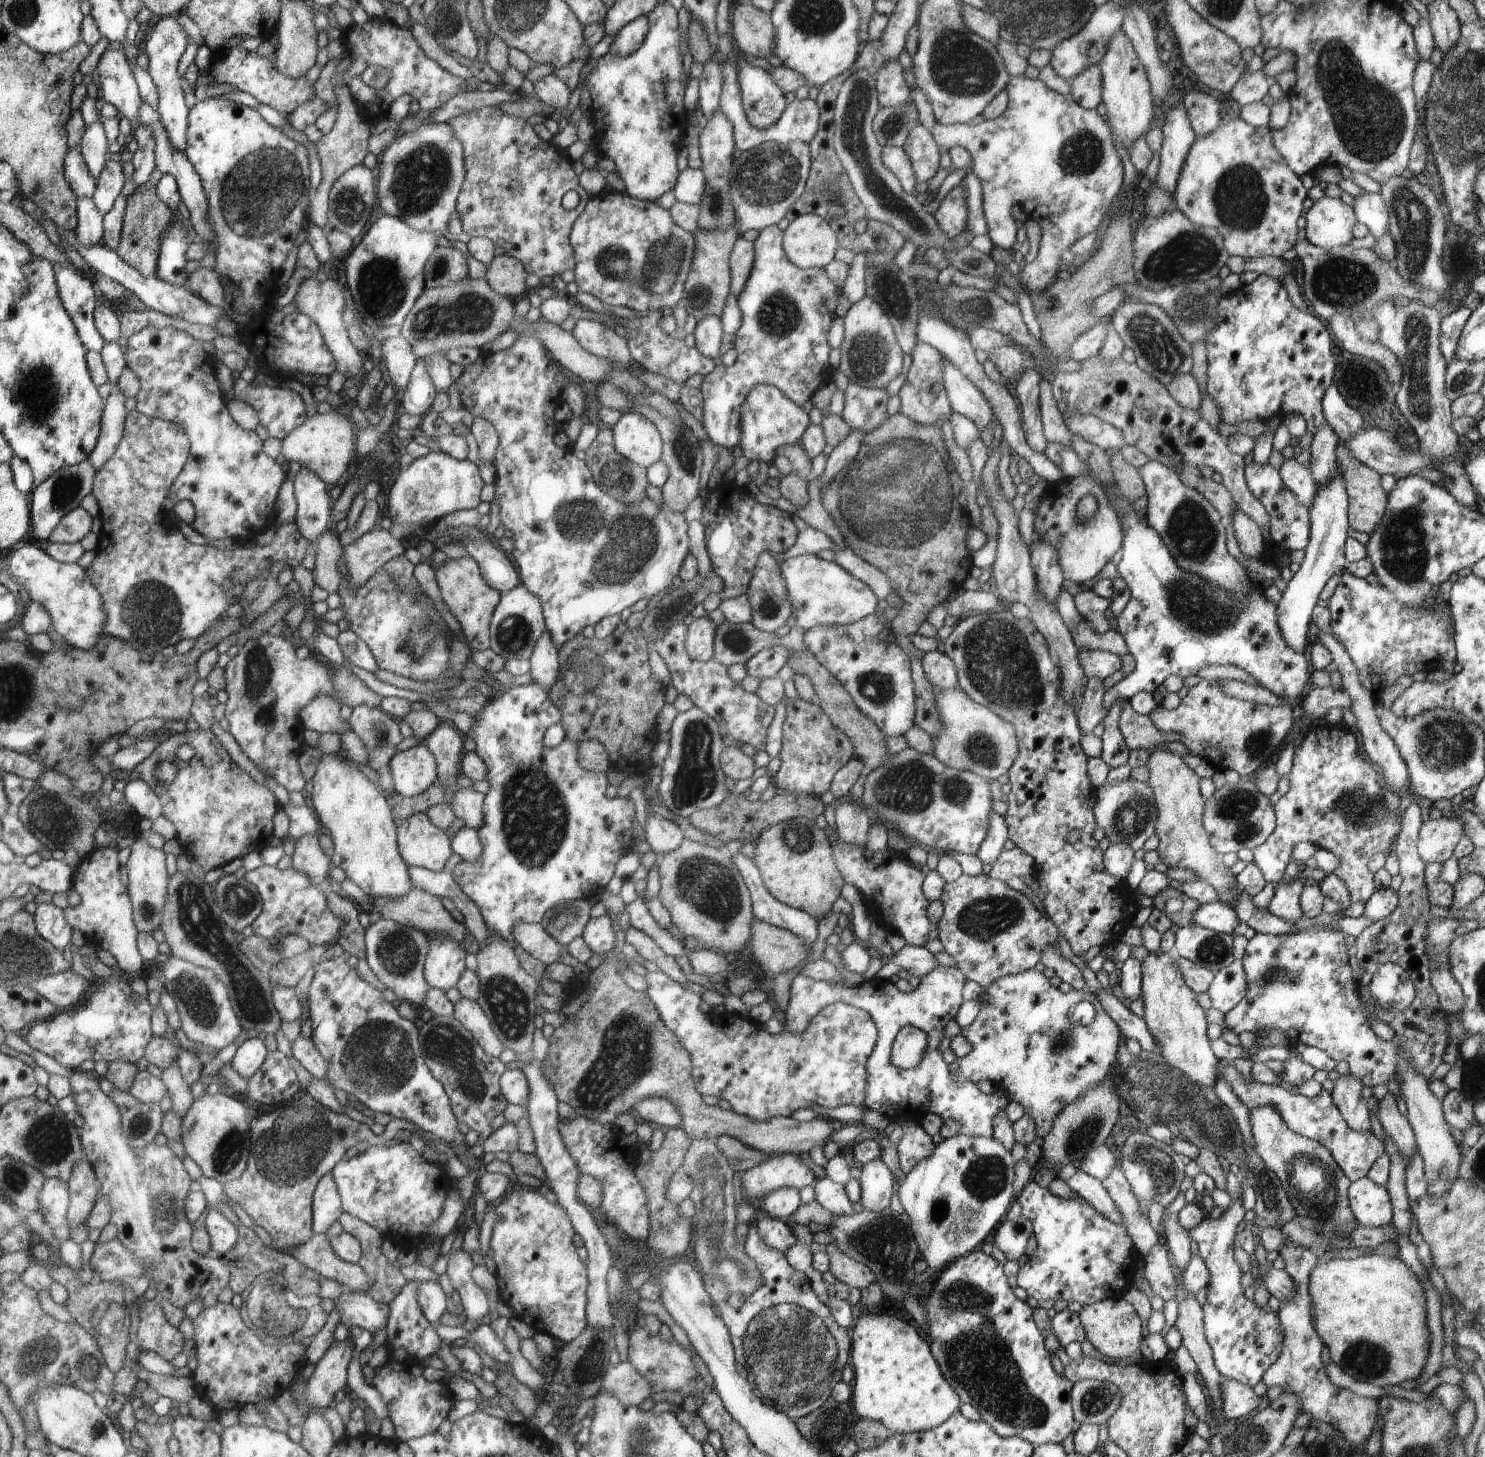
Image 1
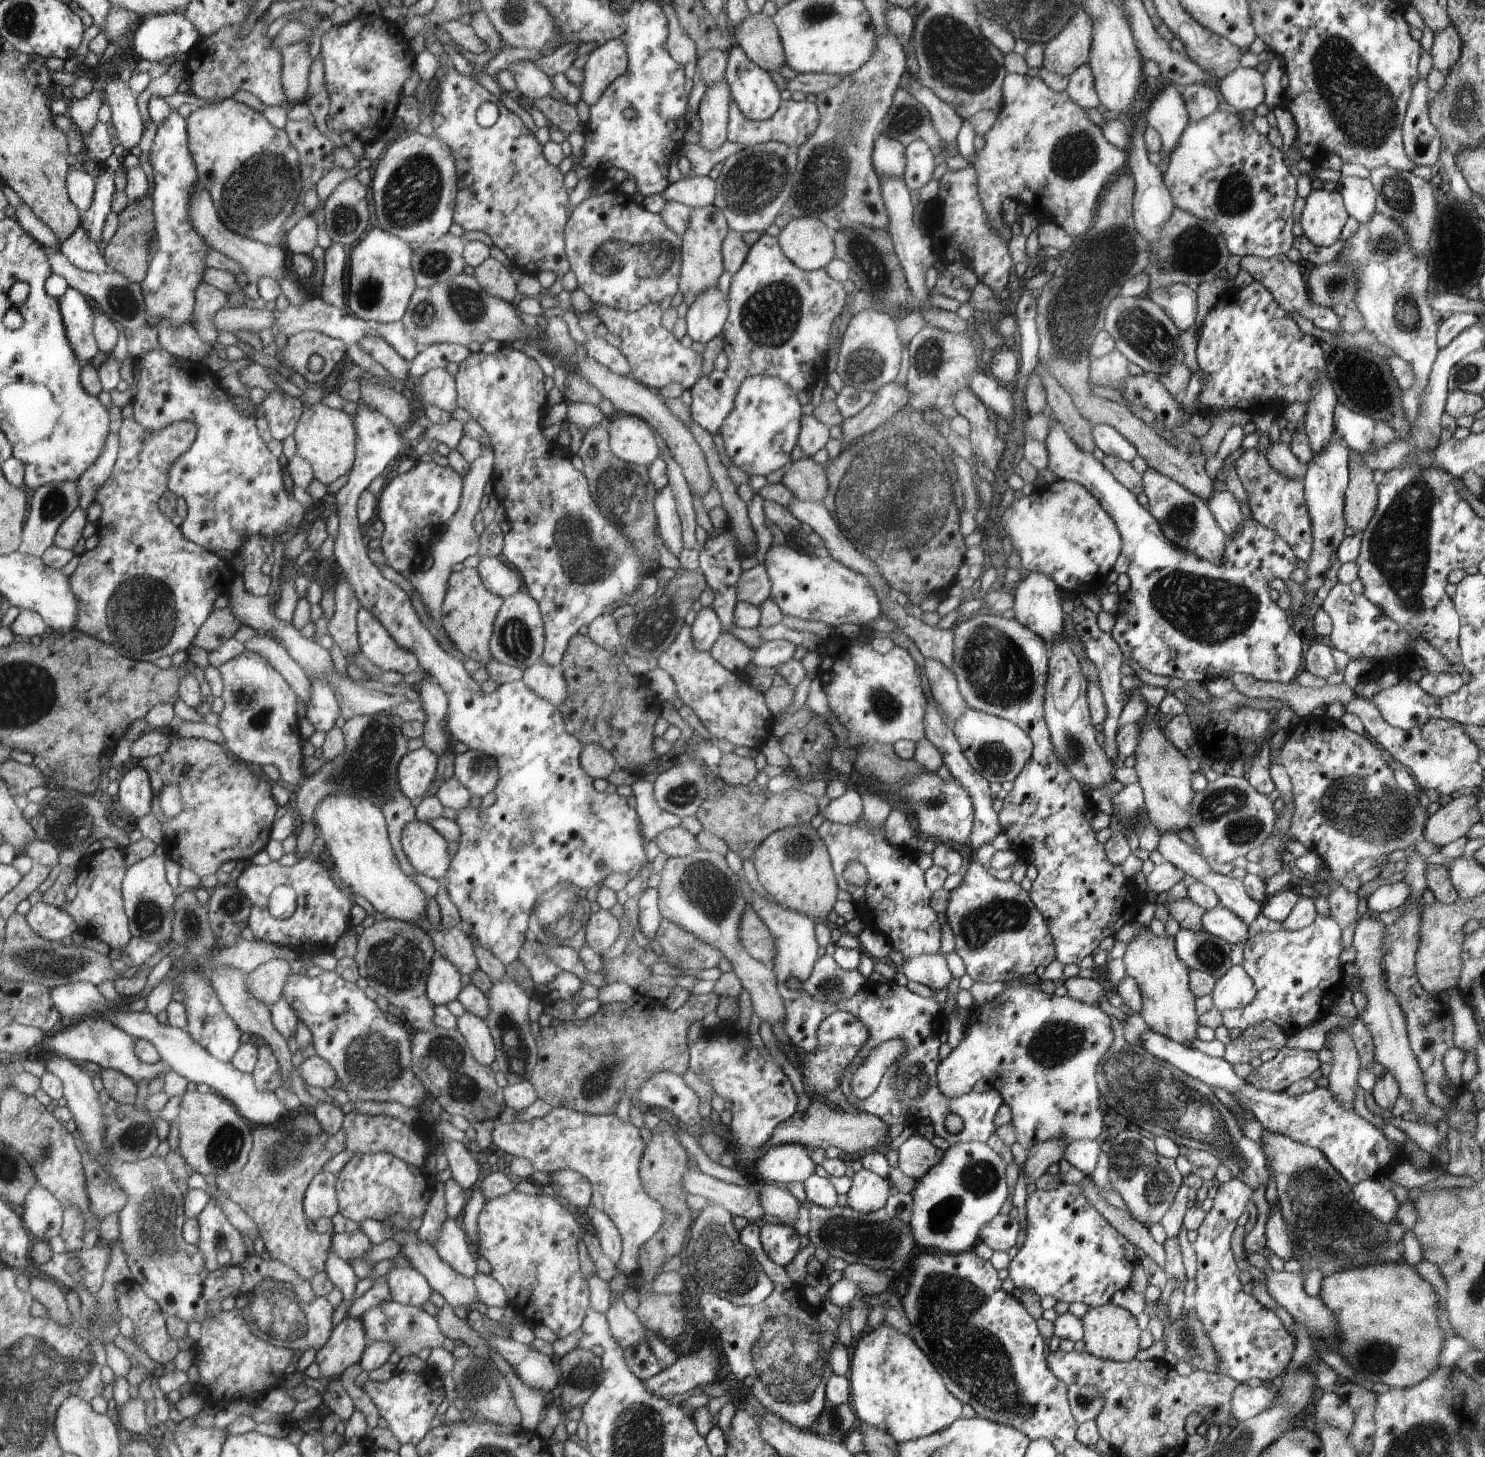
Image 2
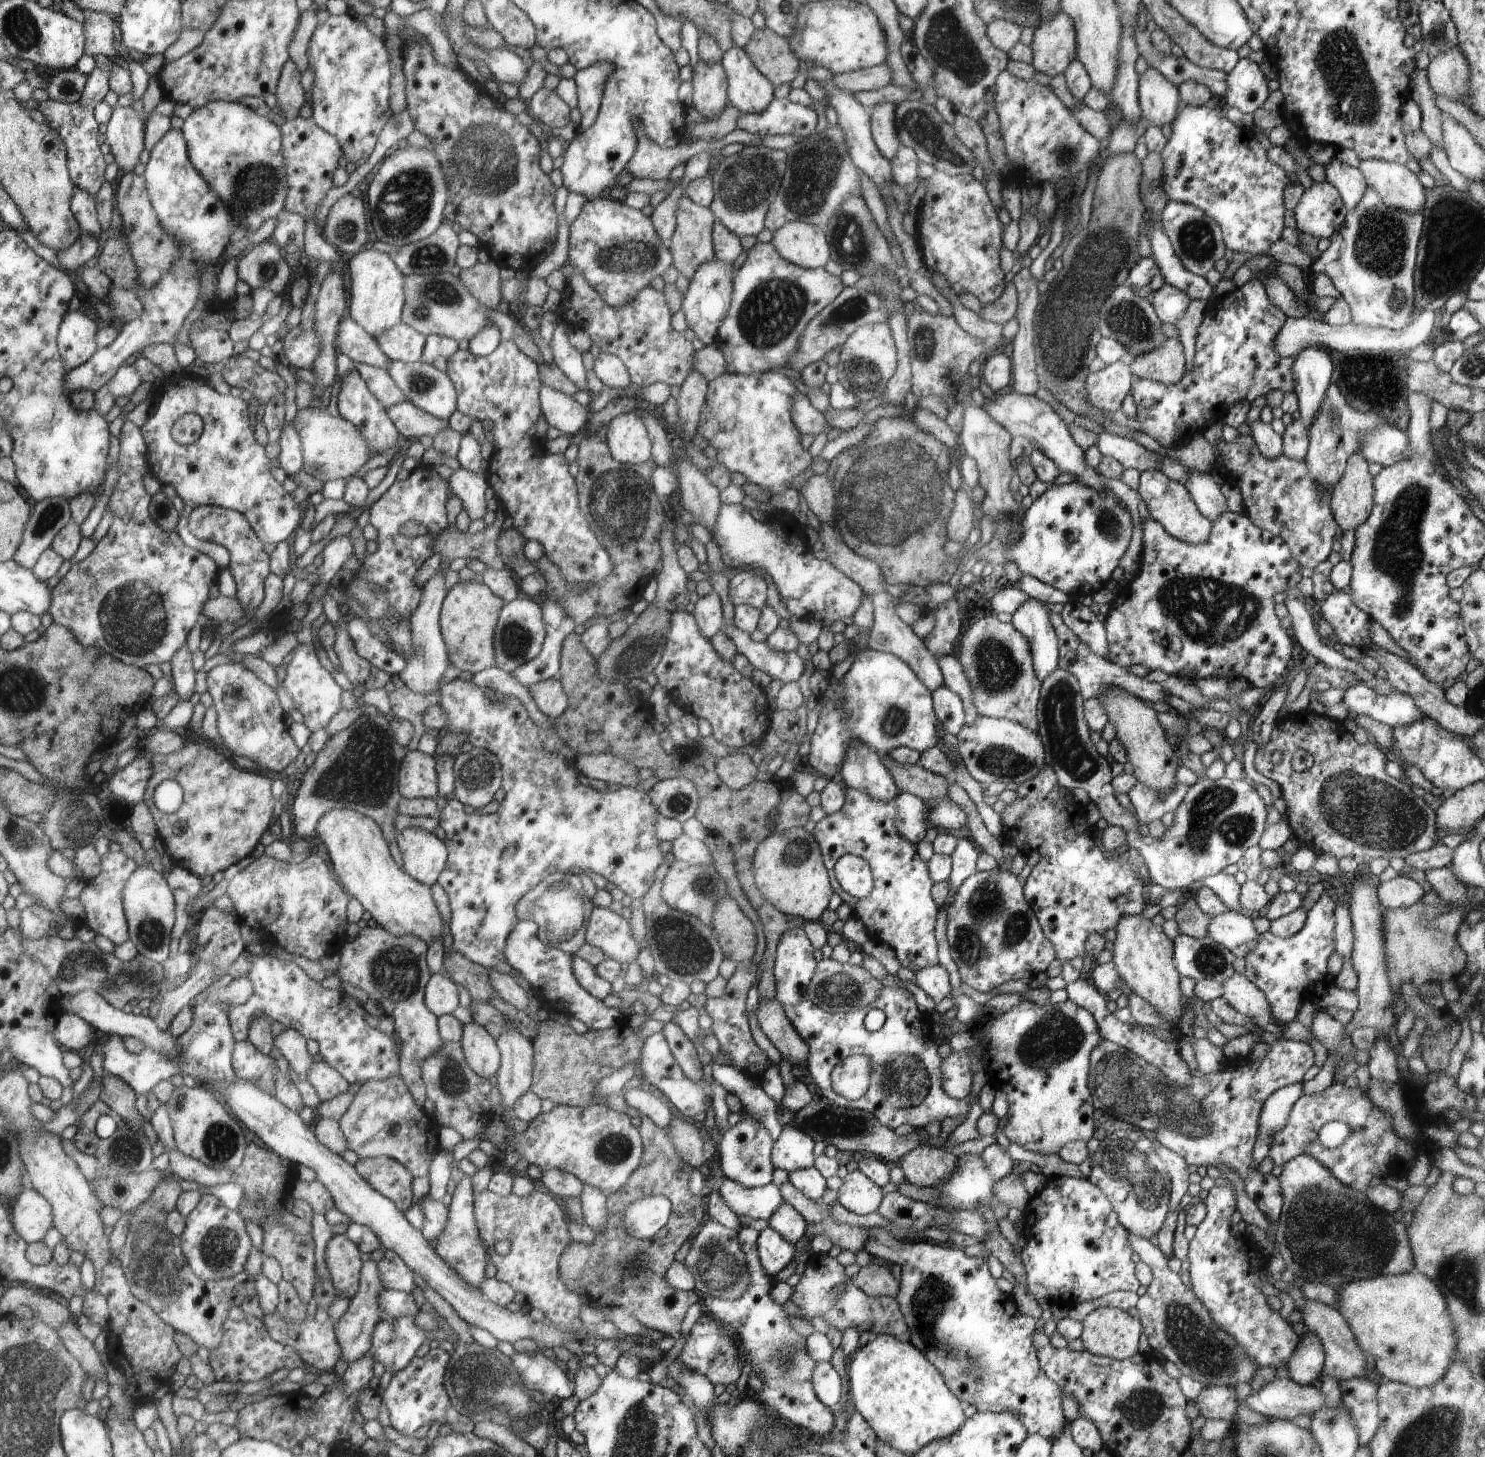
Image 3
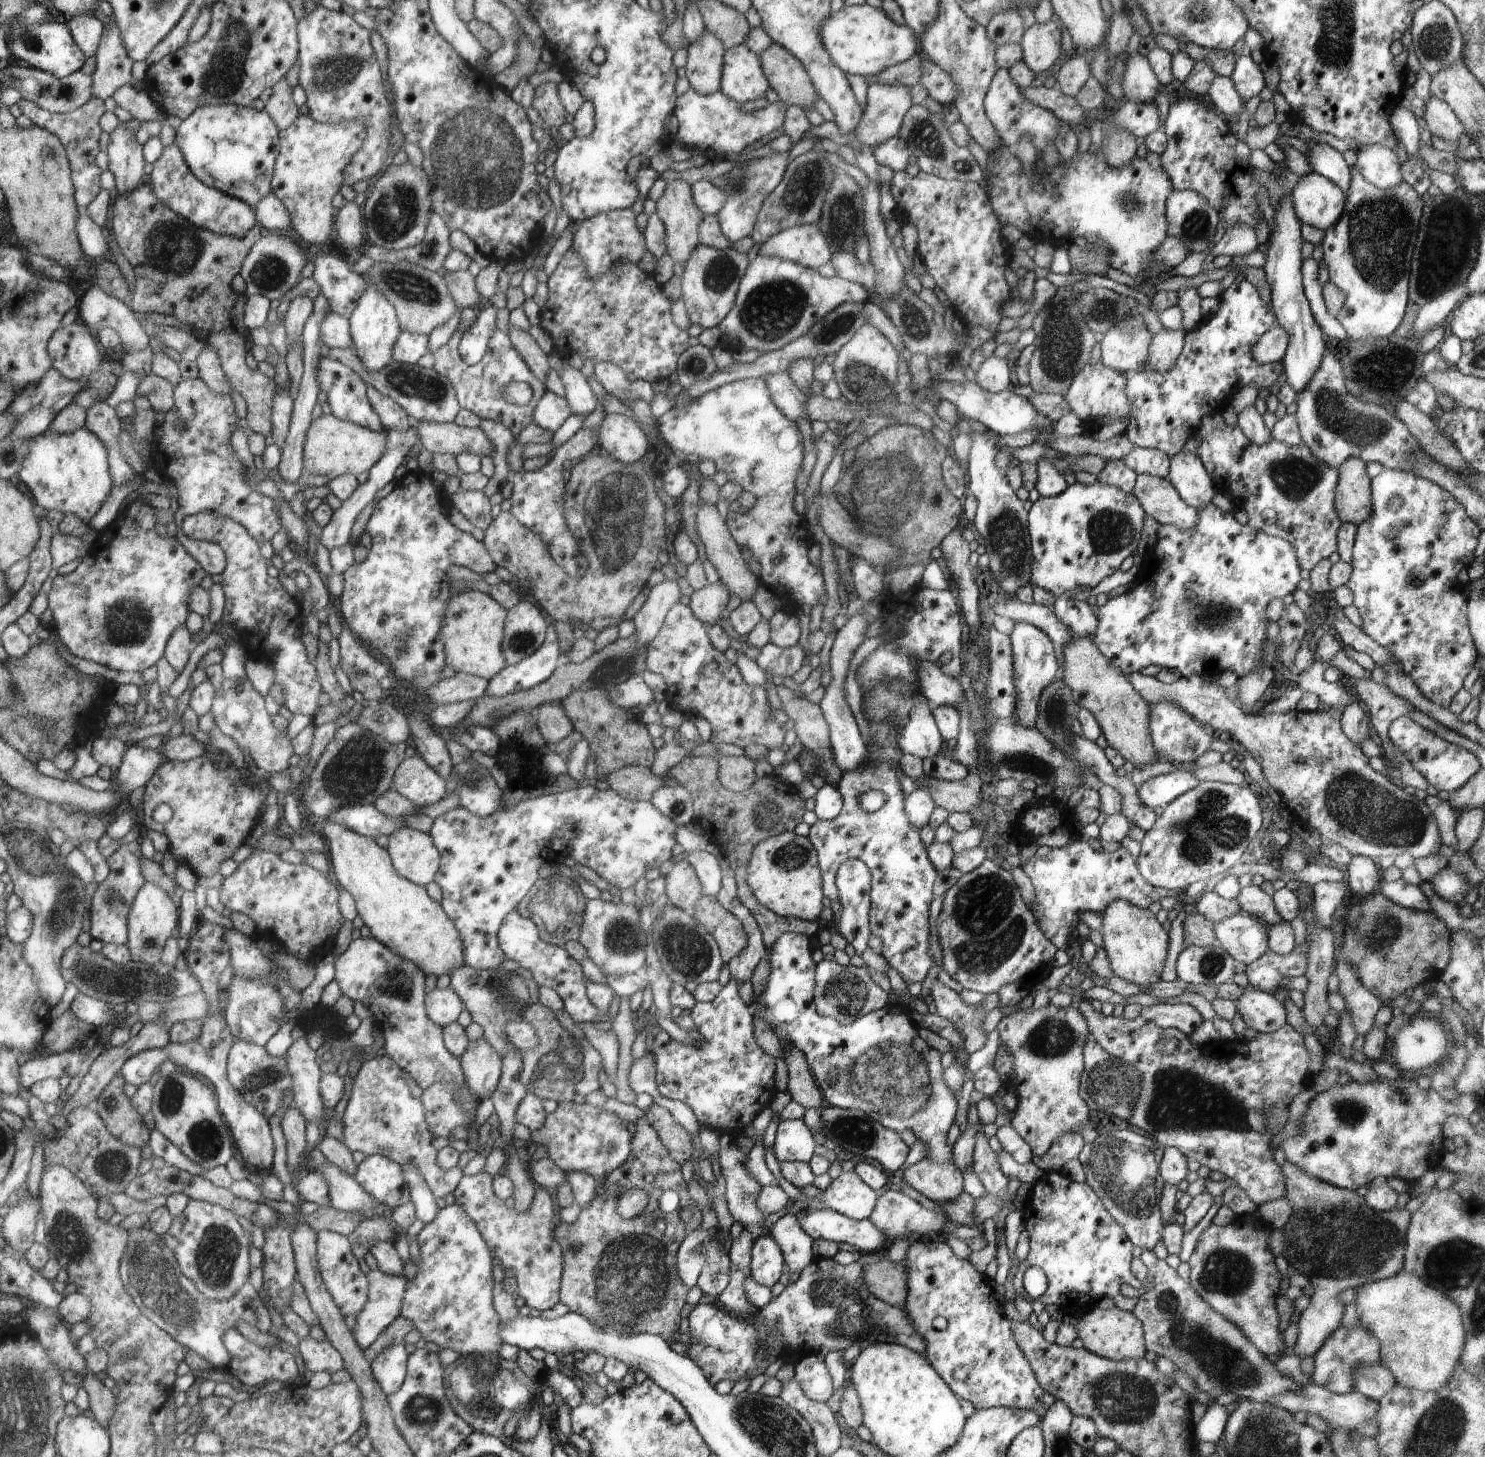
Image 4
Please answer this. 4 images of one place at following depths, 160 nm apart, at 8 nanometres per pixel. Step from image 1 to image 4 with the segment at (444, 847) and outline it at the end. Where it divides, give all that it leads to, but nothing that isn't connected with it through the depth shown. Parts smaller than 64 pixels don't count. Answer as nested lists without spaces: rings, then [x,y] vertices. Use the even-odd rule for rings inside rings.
[[[402,827],[387,837],[388,854],[401,876],[423,887],[435,880],[442,855],[431,835]]]

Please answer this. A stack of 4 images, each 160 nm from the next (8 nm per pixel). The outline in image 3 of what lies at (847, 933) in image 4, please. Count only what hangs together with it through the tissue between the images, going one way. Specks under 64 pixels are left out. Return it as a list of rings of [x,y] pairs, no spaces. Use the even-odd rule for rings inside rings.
[[[848,855],[835,865],[835,883],[853,898],[866,898],[875,887],[874,872],[864,858]]]

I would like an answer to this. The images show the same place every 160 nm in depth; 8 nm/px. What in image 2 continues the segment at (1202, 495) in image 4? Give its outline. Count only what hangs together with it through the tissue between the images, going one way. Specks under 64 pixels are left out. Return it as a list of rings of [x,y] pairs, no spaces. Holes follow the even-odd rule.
[[[1214,489],[1212,496],[1208,498],[1206,504],[1208,510],[1212,512],[1212,516],[1216,518],[1218,526],[1224,530],[1226,535],[1230,536],[1230,534],[1234,534],[1236,530],[1240,530],[1245,516],[1242,514],[1241,504],[1236,502],[1236,498],[1234,498],[1228,490],[1218,492]]]

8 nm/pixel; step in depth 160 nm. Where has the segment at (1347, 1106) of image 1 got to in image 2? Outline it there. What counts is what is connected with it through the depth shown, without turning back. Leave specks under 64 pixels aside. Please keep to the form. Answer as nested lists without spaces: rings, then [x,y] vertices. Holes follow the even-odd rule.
[[[1342,1030],[1334,1032],[1330,1040],[1334,1040],[1330,1042],[1332,1048],[1324,1054],[1324,1057],[1332,1064],[1332,1071],[1327,1077],[1329,1082],[1327,1088],[1340,1104],[1356,1110],[1354,1098],[1356,1098],[1356,1088],[1360,1088],[1358,1074],[1361,1070],[1356,1046],[1352,1038]]]

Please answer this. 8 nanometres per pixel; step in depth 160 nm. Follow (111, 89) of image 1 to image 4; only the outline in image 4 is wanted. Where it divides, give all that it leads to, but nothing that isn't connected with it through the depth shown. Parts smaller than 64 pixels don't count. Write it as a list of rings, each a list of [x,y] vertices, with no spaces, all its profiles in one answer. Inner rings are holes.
[[[121,122],[110,134],[106,152],[109,158],[108,170],[115,176],[117,194],[122,197],[132,193],[142,184],[144,162],[142,146],[136,141],[134,133]]]

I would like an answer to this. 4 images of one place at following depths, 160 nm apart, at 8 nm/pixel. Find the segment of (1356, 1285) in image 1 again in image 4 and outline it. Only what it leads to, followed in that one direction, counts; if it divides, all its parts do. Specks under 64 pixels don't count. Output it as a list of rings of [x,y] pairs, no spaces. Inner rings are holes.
[[[1404,1271],[1391,1277],[1364,1283],[1357,1289],[1355,1302],[1360,1322],[1379,1340],[1379,1364],[1395,1376],[1398,1385],[1419,1391],[1438,1390],[1455,1374],[1456,1367],[1465,1356],[1465,1326],[1460,1307],[1443,1292],[1422,1282],[1417,1274]]]

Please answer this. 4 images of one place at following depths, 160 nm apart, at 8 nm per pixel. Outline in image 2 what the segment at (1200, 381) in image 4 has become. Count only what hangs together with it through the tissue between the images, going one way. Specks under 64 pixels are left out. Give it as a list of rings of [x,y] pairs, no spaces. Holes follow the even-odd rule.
[[[1255,281],[1246,288],[1230,287],[1220,294],[1218,304],[1208,312],[1200,327],[1196,358],[1199,370],[1204,372],[1204,384],[1198,396],[1198,413],[1204,416],[1220,408],[1254,414],[1271,408],[1279,411],[1292,402],[1308,404],[1314,384],[1320,380],[1320,376],[1328,375],[1324,352],[1318,340],[1304,334],[1294,318],[1274,300],[1274,296]]]

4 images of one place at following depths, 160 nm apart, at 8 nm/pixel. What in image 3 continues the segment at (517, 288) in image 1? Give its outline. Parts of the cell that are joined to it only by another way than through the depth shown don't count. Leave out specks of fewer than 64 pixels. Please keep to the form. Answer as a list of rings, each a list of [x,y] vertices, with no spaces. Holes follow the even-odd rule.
[[[490,260],[484,264],[478,262],[470,269],[456,272],[474,298],[478,298],[484,306],[496,310],[504,307],[500,292],[500,270],[501,266]]]

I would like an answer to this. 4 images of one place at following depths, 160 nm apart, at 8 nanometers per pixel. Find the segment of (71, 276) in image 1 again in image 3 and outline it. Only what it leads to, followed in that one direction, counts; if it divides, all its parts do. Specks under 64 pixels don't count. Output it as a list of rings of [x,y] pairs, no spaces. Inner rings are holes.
[[[77,311],[64,314],[58,330],[58,350],[60,358],[70,371],[87,362],[99,350],[96,332],[101,324]]]

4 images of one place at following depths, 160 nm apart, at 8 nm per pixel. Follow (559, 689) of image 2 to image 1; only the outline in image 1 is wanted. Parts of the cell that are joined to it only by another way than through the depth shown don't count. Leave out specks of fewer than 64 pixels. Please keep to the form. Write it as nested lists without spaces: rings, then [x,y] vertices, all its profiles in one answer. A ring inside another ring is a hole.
[[[550,633],[539,638],[532,656],[529,658],[533,681],[548,690],[557,681],[562,662],[559,651],[552,642]]]

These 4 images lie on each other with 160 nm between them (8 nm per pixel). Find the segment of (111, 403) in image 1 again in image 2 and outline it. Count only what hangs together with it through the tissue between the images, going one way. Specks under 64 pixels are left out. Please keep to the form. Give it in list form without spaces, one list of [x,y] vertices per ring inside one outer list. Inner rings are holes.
[[[112,432],[104,442],[102,454],[96,458],[96,462],[76,482],[79,497],[78,505],[82,510],[86,511],[96,501],[100,488],[104,486],[104,482],[110,478],[110,474],[113,472],[119,450],[118,434]]]

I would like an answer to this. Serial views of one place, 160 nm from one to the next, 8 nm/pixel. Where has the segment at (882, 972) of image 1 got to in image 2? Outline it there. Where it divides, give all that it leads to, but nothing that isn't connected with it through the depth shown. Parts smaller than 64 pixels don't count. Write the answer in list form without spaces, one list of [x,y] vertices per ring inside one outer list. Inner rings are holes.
[[[941,953],[906,958],[901,972],[908,981],[928,986],[932,991],[936,990],[940,994],[945,993],[953,978],[946,958]]]

